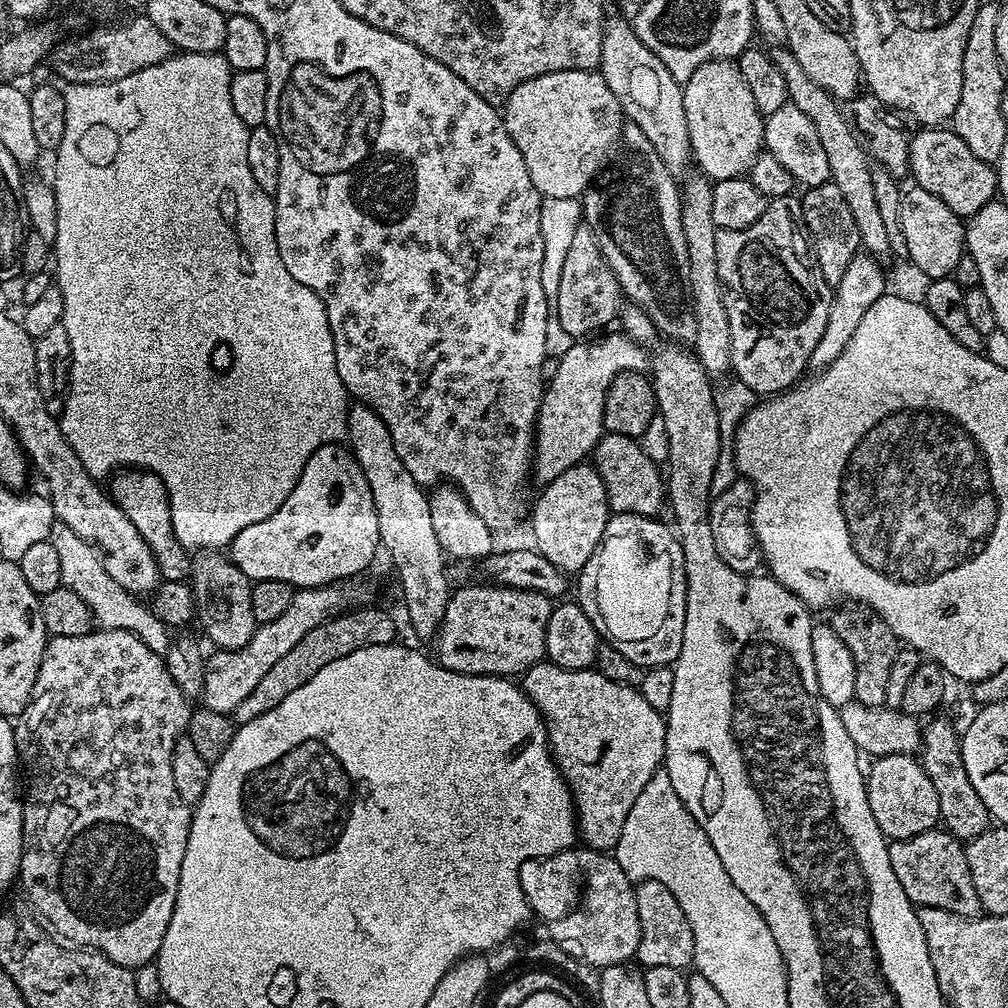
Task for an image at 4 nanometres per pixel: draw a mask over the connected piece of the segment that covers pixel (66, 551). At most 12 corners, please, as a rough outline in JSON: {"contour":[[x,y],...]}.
{"contour":[[59,522],[50,539],[63,587],[101,629],[128,628],[130,593],[100,553]]}

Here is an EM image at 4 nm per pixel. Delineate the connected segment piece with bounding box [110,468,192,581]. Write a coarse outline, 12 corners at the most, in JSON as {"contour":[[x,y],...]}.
{"contour":[[143,468],[111,477],[164,580],[187,581],[189,553],[172,529],[168,491]]}

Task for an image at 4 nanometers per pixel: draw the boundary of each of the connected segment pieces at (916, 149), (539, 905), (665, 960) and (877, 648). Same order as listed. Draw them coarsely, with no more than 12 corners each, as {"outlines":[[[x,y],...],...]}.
{"outlines":[[[946,126],[911,135],[917,187],[967,218],[997,195],[995,167]],[[587,847],[528,859],[519,886],[548,928],[588,913]],[[657,880],[635,885],[644,968],[684,970],[694,930]],[[844,602],[834,634],[854,658],[855,703],[879,708],[901,641],[874,609]]]}

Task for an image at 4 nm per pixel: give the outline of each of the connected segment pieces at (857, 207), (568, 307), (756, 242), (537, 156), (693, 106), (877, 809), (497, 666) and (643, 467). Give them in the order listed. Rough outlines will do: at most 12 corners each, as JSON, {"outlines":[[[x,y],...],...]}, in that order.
{"outlines":[[[788,47],[770,55],[818,142],[861,249],[891,257],[874,168],[835,96]],[[586,223],[562,265],[554,319],[573,338],[622,312],[620,283]],[[800,196],[719,230],[731,371],[757,397],[805,375],[834,289]],[[596,70],[514,86],[502,105],[543,198],[583,197],[626,113]],[[735,59],[682,87],[695,167],[744,176],[765,117]],[[916,758],[866,768],[870,814],[889,840],[940,824]],[[469,583],[435,637],[441,668],[516,678],[546,656],[553,601]],[[609,432],[594,451],[613,513],[656,516],[661,469],[631,436]]]}

